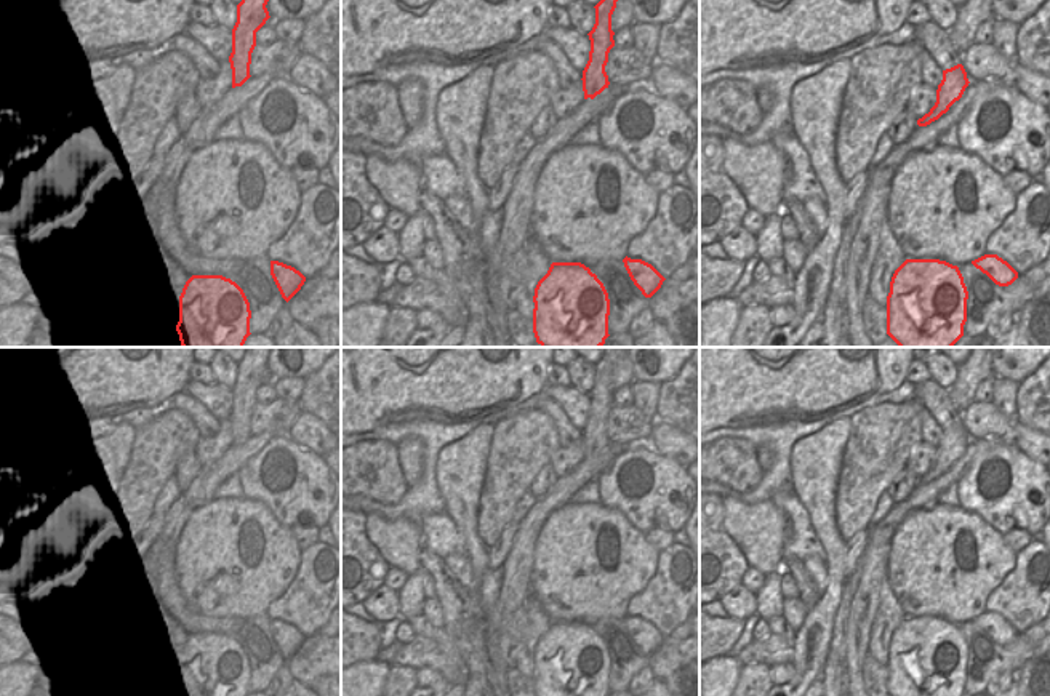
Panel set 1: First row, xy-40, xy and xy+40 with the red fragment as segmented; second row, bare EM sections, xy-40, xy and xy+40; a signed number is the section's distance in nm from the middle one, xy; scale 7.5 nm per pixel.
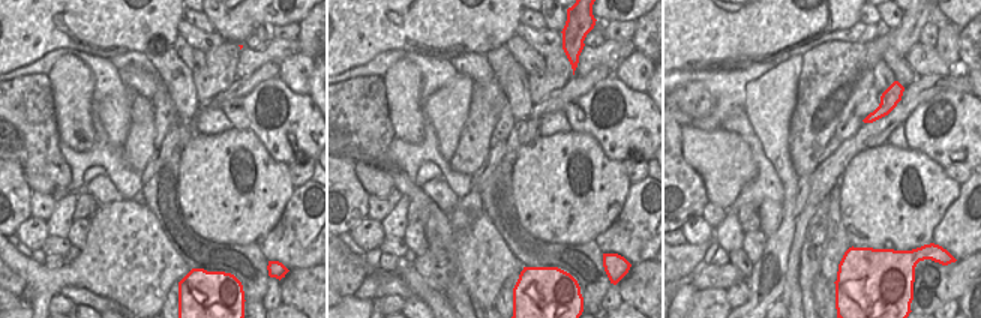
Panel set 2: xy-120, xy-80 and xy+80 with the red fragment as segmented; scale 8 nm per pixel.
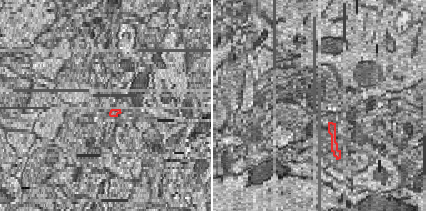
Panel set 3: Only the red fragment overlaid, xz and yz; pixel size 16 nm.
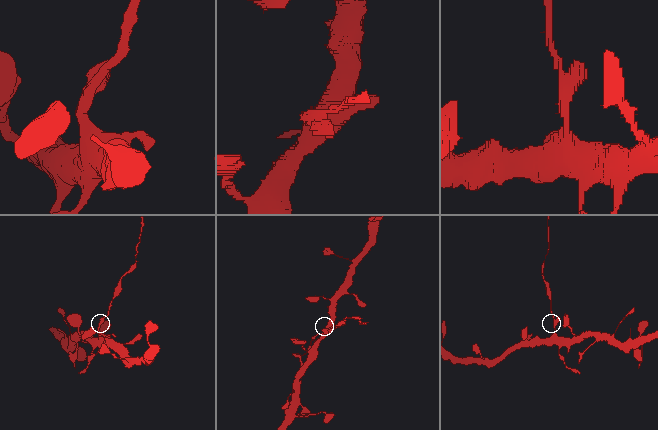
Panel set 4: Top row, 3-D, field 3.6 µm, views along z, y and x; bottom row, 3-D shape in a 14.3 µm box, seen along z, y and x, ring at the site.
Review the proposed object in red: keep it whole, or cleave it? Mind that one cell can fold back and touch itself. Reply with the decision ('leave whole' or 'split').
split

